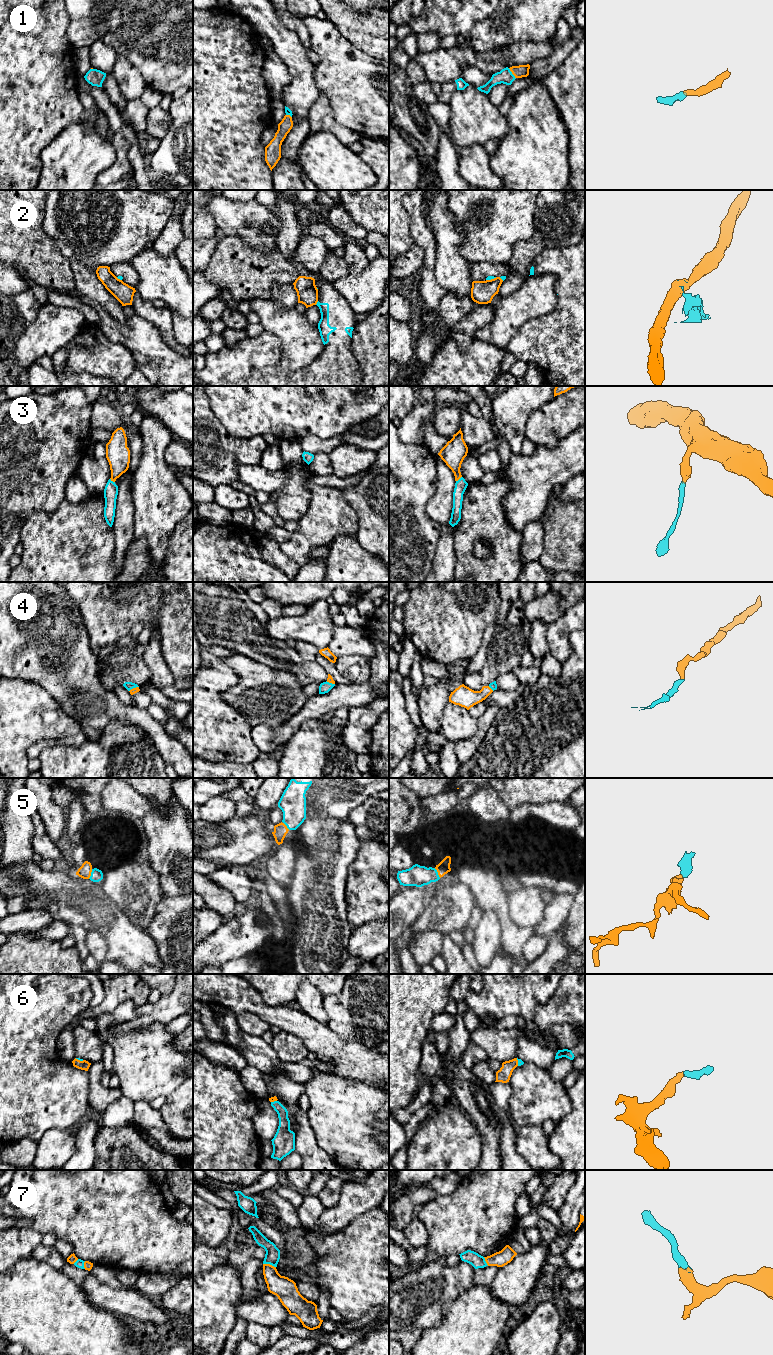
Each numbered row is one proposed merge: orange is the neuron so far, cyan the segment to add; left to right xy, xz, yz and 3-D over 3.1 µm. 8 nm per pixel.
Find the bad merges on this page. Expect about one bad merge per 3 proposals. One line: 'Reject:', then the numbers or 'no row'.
Reject: 2

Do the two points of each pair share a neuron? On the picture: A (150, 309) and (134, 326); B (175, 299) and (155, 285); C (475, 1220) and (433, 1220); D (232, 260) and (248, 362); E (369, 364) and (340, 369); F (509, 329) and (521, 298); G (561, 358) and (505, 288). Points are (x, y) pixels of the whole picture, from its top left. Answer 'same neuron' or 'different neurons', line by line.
A: different neurons
B: same neuron
C: same neuron
D: different neurons
E: different neurons
F: same neuron
G: different neurons

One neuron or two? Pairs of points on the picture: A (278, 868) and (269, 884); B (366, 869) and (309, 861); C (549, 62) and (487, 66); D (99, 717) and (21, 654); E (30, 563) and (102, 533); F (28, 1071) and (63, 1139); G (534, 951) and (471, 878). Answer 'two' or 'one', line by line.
A: two
B: two
C: two
D: one
E: one
F: two
G: two

